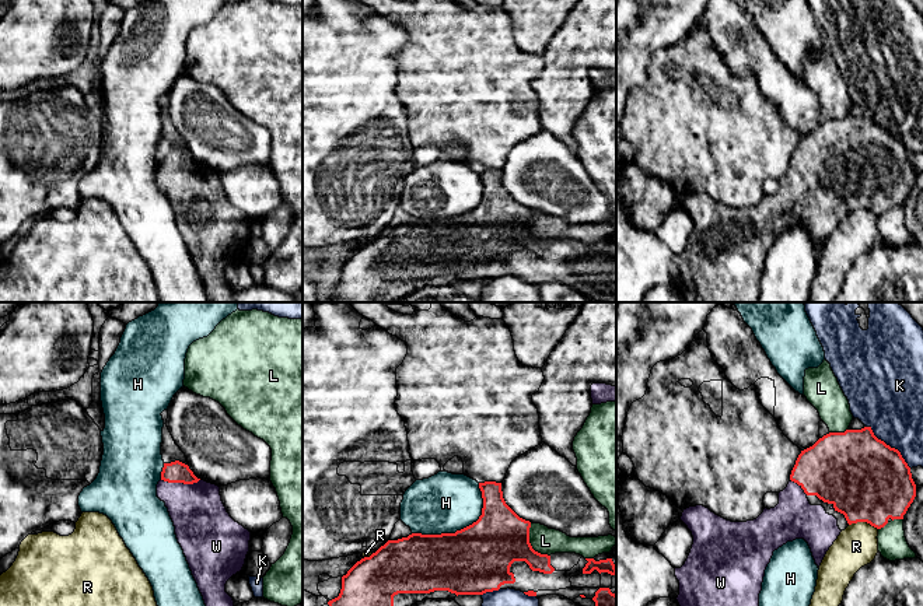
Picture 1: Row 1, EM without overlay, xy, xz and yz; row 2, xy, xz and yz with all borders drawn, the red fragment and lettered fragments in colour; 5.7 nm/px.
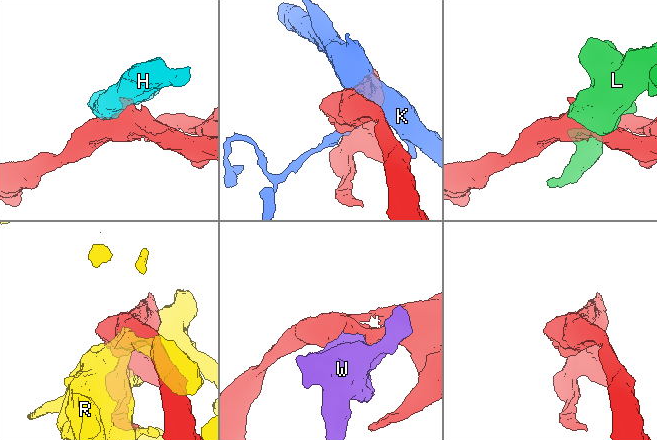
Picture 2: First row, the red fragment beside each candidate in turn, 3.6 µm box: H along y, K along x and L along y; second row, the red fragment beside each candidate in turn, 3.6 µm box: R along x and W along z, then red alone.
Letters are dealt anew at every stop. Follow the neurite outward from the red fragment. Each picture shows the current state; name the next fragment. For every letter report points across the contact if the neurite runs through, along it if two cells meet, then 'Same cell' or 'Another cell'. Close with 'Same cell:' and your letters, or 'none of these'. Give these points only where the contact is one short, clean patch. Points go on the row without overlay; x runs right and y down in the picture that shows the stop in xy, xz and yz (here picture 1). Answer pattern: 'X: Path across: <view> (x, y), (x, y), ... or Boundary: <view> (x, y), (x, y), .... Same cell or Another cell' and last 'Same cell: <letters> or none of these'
H: Another cell
K: Another cell
L: Another cell
R: Another cell
W: Same cell
Same cell: W

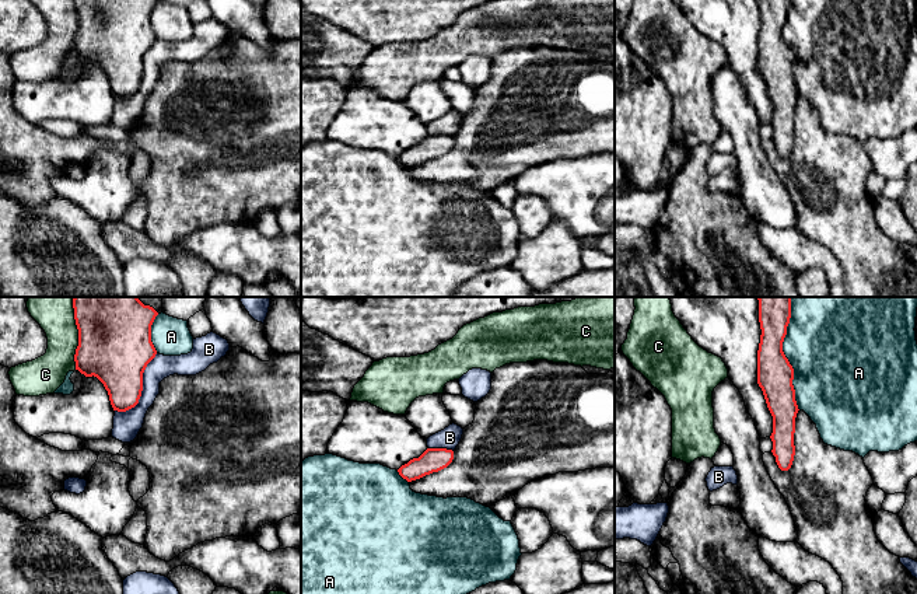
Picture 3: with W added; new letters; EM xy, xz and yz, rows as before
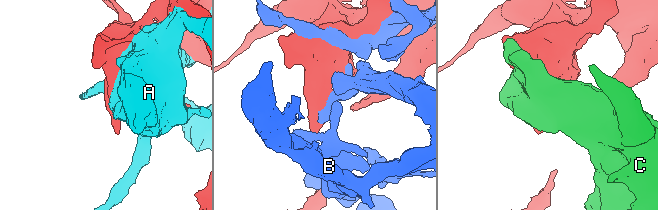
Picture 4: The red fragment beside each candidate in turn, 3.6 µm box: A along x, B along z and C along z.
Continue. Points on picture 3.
A: Another cell
B: Another cell
C: Another cell
Same cell: none of these

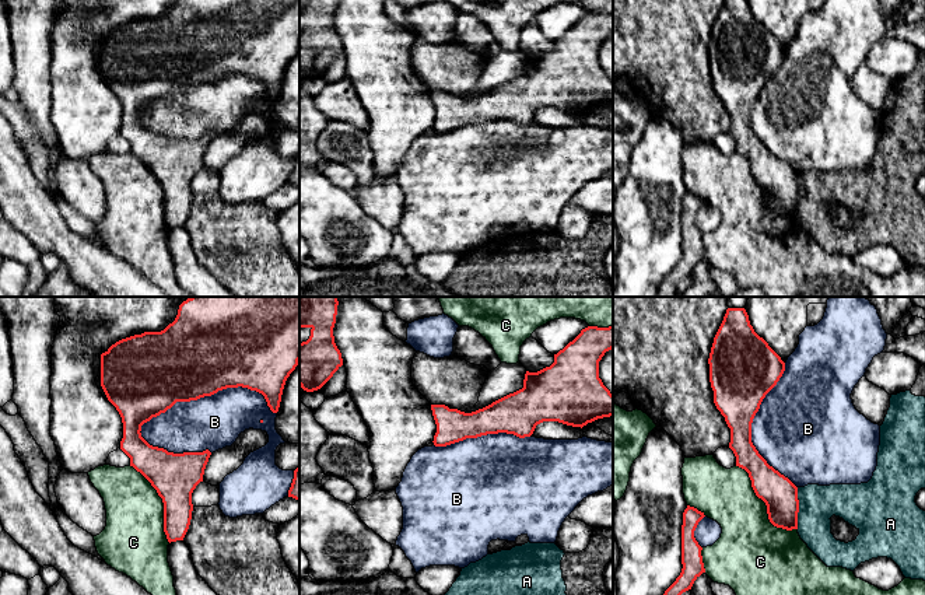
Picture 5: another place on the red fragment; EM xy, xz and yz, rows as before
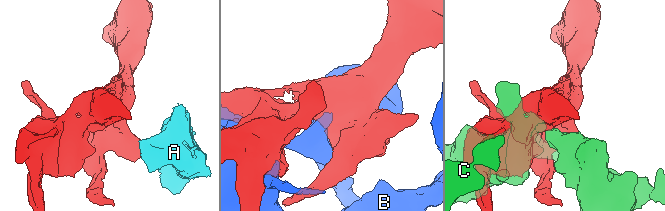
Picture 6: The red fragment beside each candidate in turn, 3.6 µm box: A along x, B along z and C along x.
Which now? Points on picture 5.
A: Boundary: yz (796, 174), (798, 214). Another cell
B: Another cell
C: Another cell
Same cell: none of these

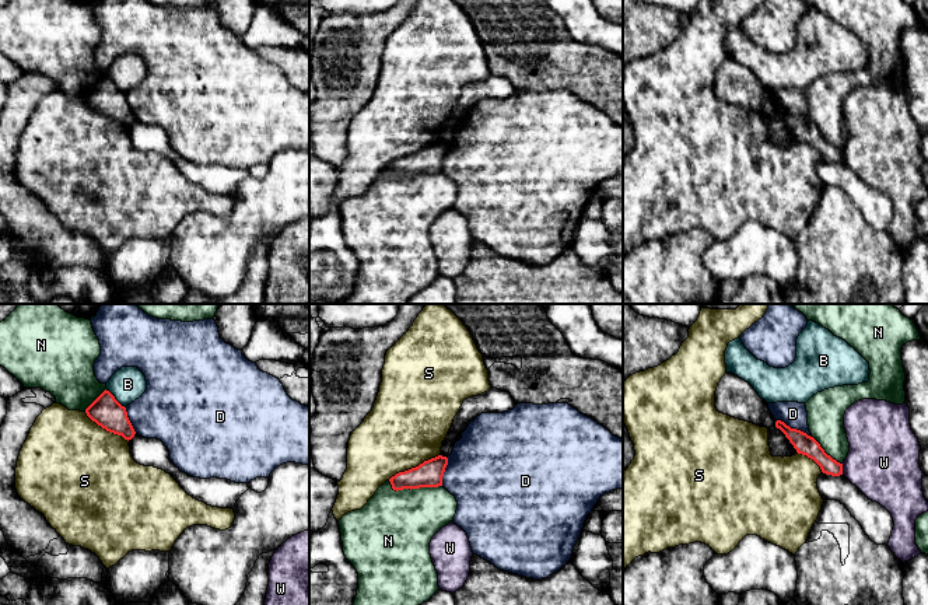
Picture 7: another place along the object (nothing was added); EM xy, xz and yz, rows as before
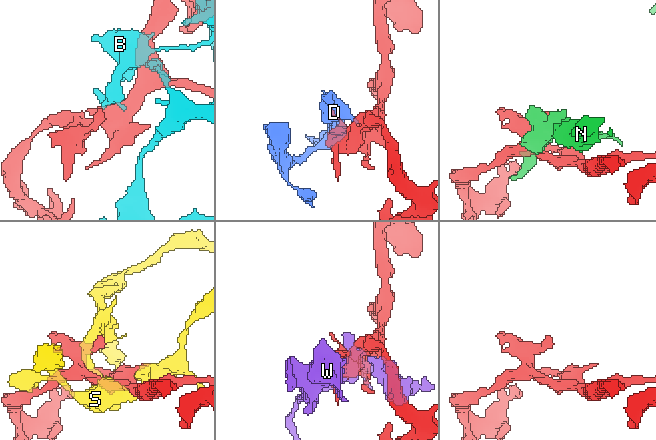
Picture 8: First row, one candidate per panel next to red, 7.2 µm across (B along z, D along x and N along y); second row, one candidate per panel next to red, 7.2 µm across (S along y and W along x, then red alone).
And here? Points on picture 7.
B: Another cell
D: Another cell
N: Another cell
S: Another cell
W: Another cell
Same cell: none of these

